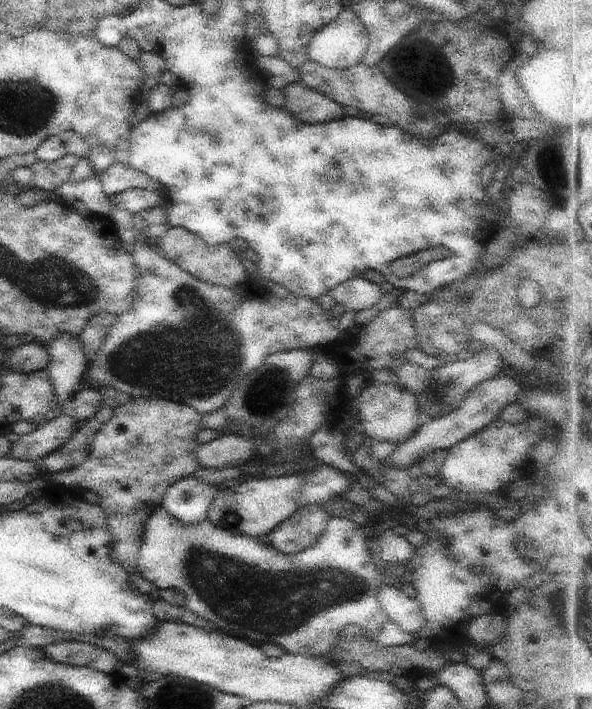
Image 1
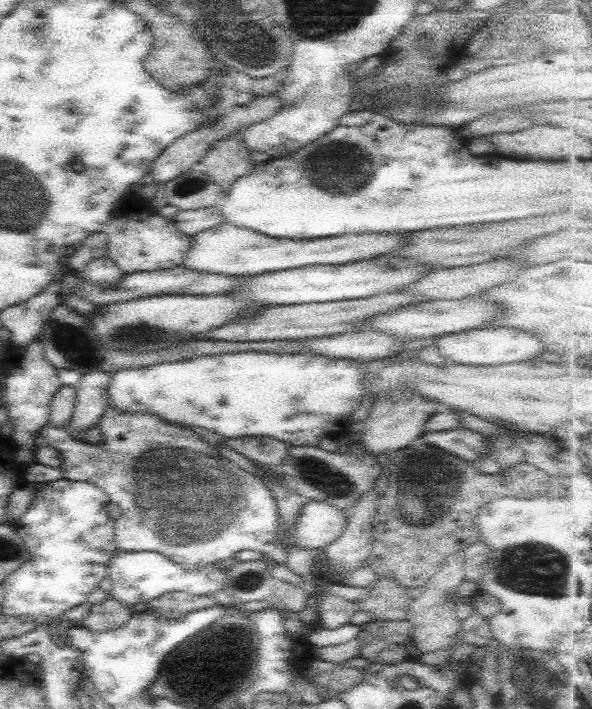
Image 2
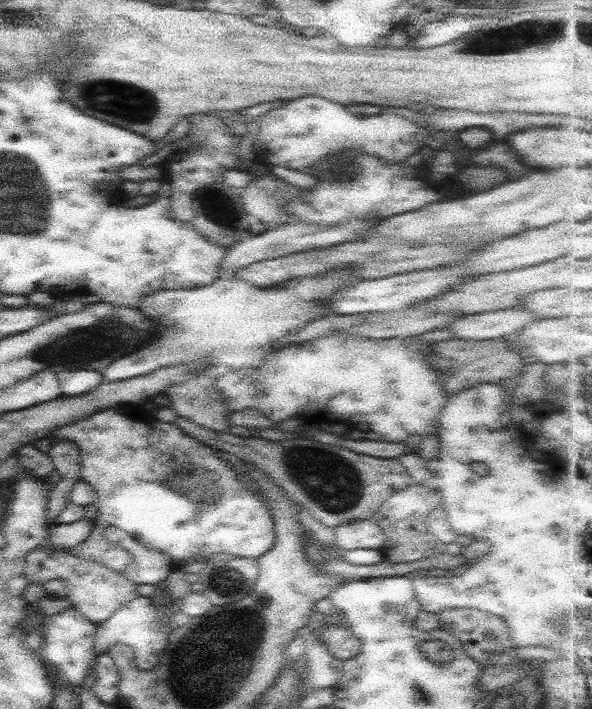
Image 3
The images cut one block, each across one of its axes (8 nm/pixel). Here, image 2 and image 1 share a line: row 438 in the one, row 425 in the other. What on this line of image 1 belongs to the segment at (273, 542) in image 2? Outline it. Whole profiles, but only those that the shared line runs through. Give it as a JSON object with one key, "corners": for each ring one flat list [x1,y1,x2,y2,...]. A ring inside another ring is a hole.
{"corners":[[158,396,135,397,119,403,113,414,95,432,85,460,74,469,46,474,45,485,65,486,70,492,80,494,87,490,101,497,99,505,106,516,112,536,112,552,127,576,138,573,137,561,145,521,161,504,168,488,179,479,193,475,203,468,196,457,197,432,201,430,201,415,188,404,159,398],[60,413,20,438,11,445,11,457,27,459,38,463,51,452,58,449,78,430,75,429,76,418]]}

